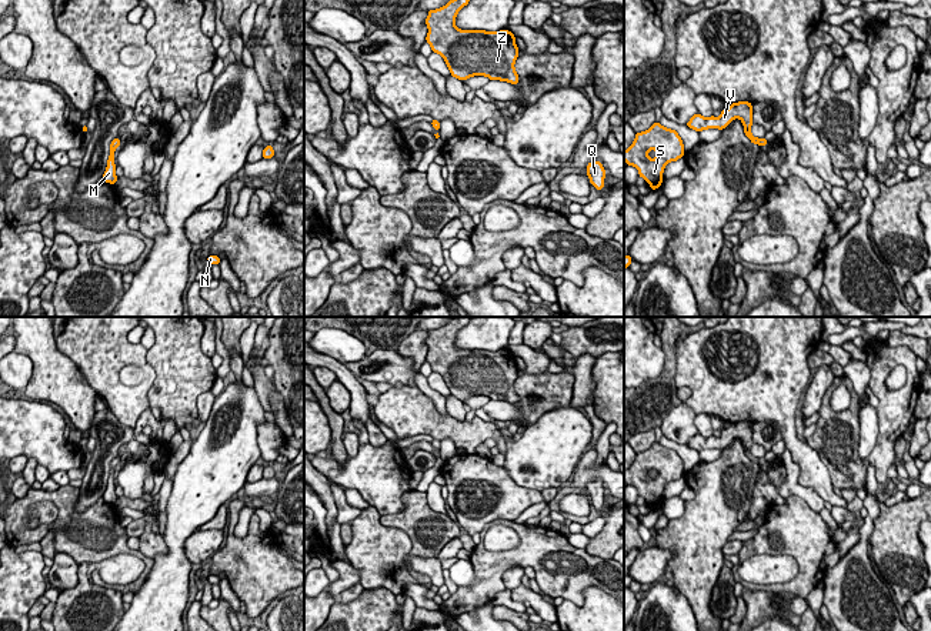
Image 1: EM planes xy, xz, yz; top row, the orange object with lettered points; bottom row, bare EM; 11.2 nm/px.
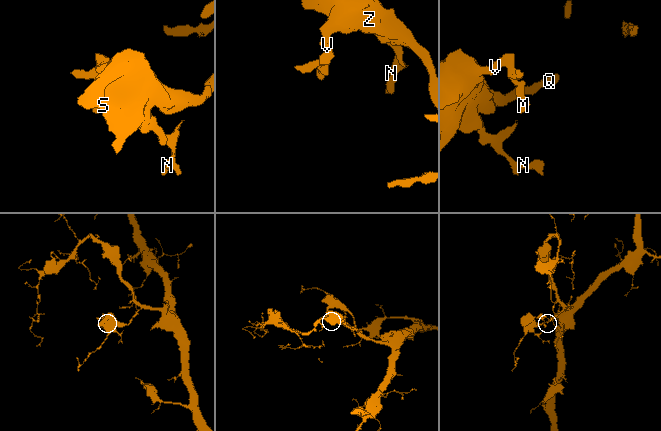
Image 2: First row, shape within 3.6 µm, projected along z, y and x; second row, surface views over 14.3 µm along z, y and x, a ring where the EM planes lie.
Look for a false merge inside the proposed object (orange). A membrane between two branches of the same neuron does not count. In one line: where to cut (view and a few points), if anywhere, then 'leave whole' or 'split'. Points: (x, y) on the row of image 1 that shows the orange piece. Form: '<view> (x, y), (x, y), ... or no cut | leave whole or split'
no cut | leave whole

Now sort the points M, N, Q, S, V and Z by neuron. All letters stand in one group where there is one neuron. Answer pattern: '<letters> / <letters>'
M N Q S V Z

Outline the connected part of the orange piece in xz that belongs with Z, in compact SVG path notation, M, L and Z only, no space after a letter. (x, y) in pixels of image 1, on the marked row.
M450 0L446 6L428 10L426 41L433 53L438 53L453 77L464 81L474 76L517 84L514 69L518 57L515 37L507 29L500 31L460 30L456 27L457 13L470 0Z

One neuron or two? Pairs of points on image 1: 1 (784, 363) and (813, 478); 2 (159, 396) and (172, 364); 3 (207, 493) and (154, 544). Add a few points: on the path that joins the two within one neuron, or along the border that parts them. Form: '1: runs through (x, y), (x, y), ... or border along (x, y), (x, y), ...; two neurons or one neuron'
1: runs through (784, 391), (787, 430), (791, 443), (798, 450); one neuron
2: runs through (166, 389), (172, 383), (172, 371); one neuron
3: border along (163, 536), (167, 550), (153, 558); two neurons

